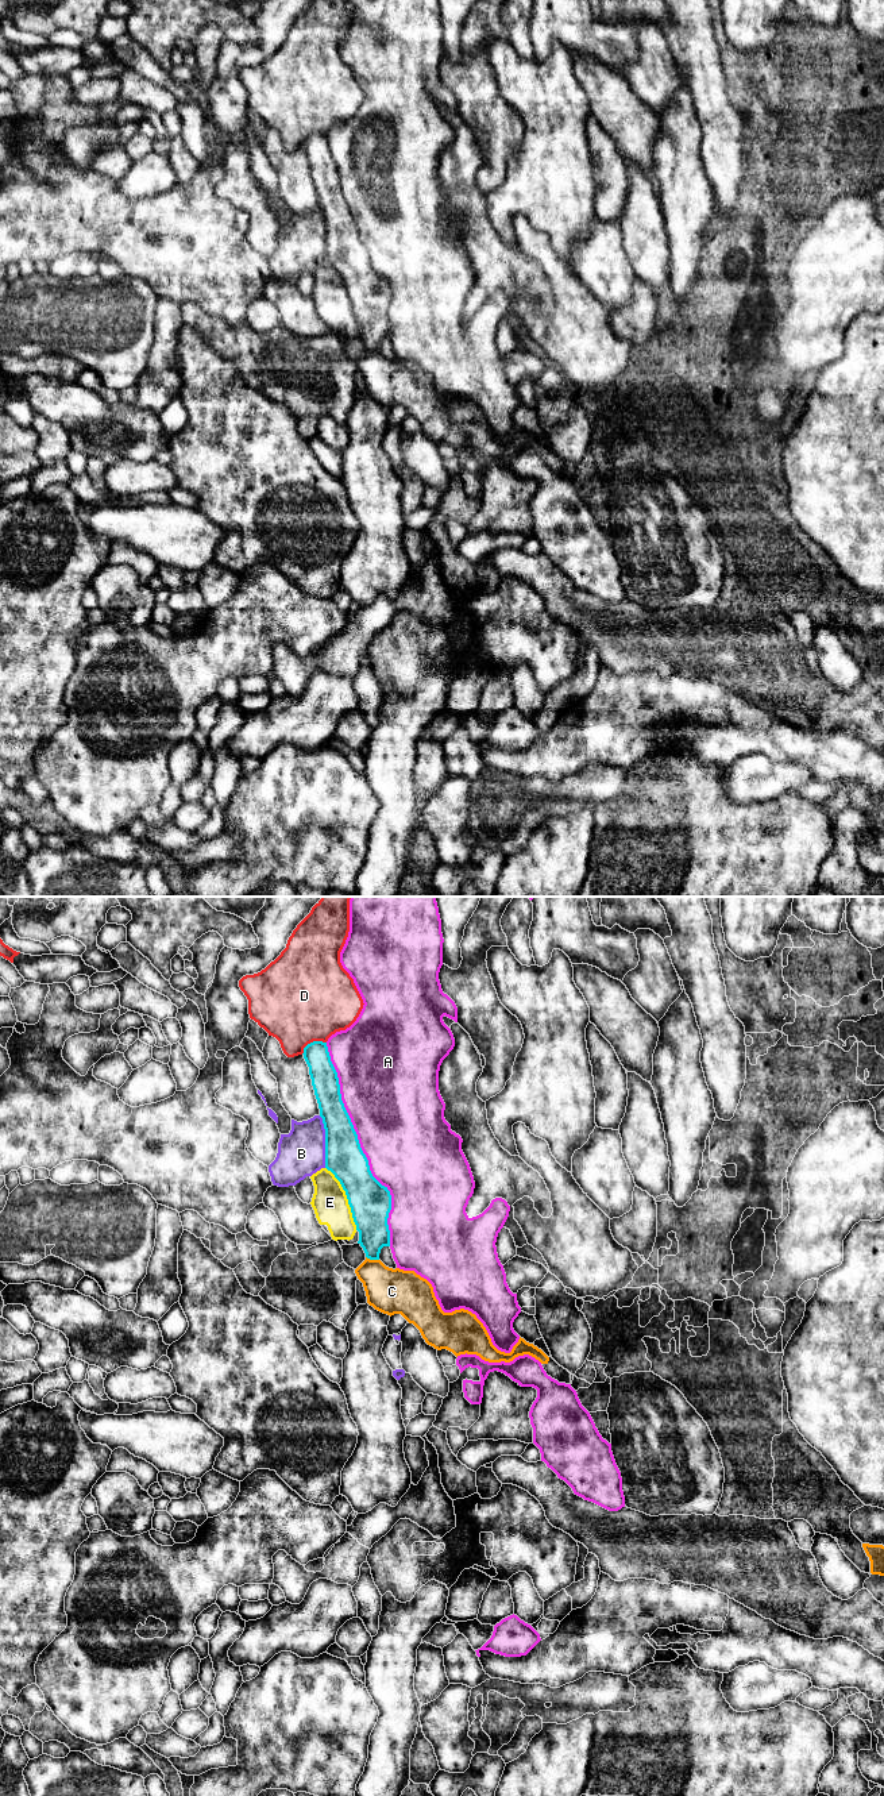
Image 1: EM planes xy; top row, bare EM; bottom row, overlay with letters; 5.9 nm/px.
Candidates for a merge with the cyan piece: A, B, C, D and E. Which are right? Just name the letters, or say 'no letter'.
no letter

